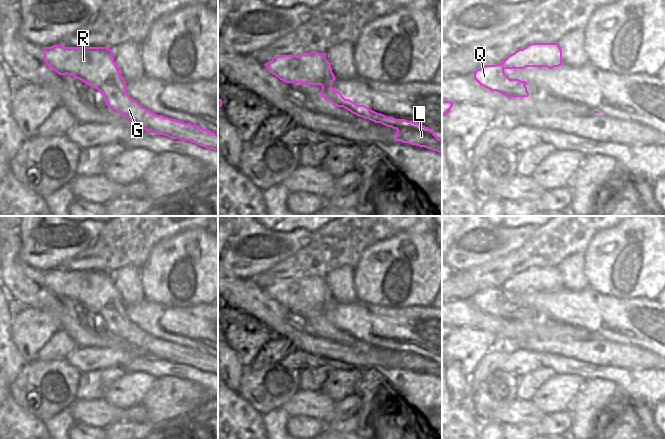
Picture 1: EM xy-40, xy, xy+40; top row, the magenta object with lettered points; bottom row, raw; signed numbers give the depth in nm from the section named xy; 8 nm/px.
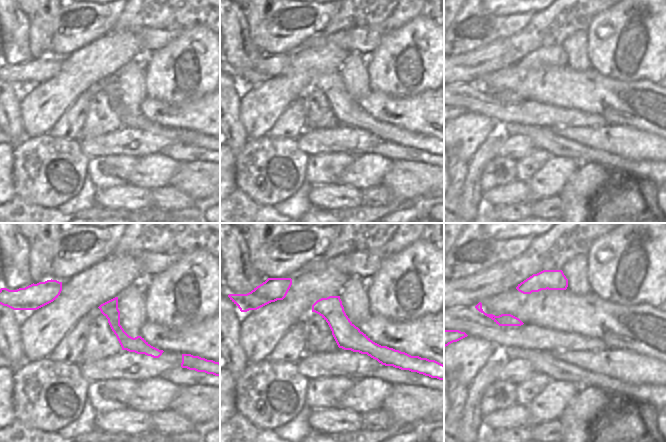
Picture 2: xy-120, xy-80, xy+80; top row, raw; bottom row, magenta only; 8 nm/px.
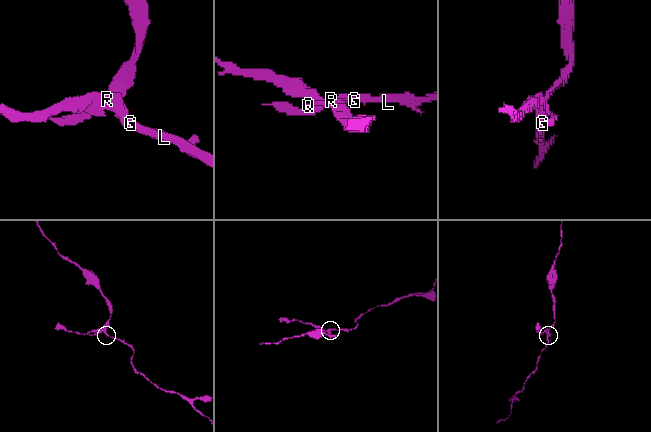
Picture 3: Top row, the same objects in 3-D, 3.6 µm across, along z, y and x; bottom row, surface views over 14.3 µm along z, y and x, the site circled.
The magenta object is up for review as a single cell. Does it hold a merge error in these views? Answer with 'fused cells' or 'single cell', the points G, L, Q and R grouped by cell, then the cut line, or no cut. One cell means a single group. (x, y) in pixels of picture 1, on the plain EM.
fused cells; G L R / Q; cut in xy along (317, 276), (294, 284), (288, 302), (282, 304)

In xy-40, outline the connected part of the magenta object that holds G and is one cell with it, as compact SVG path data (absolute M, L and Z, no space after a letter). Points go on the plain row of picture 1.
M56 268L51 271L43 271L43 274L44 286L48 291L59 299L70 298L83 305L86 309L97 313L104 320L108 331L121 337L144 354L165 359L171 363L189 365L201 371L218 375L217 358L191 347L157 339L135 325L126 316L126 306L114 286L112 273L107 271L65 271Z

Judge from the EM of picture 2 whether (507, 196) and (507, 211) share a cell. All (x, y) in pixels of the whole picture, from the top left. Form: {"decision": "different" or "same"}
{"decision": "different"}

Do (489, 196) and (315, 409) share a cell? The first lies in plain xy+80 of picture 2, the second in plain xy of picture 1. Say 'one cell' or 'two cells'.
one cell

